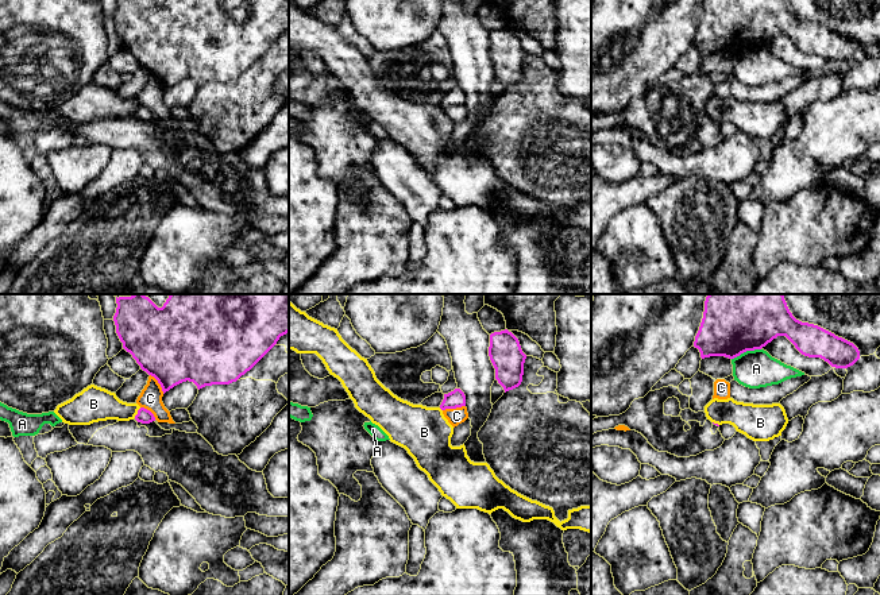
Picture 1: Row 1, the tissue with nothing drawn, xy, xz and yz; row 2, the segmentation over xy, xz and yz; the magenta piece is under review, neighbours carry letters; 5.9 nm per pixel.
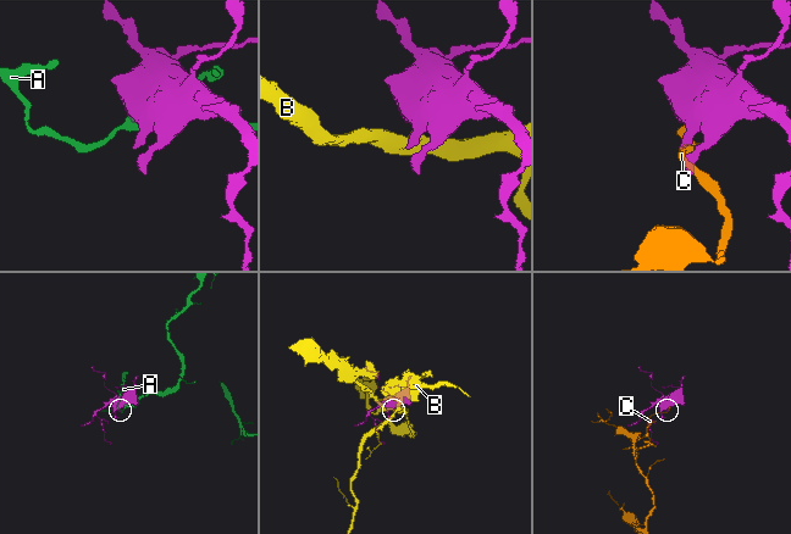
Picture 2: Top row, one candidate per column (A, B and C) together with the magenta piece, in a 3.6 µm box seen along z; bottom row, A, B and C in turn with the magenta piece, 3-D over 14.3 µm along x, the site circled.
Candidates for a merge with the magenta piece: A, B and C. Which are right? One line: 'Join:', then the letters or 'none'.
Join: none

